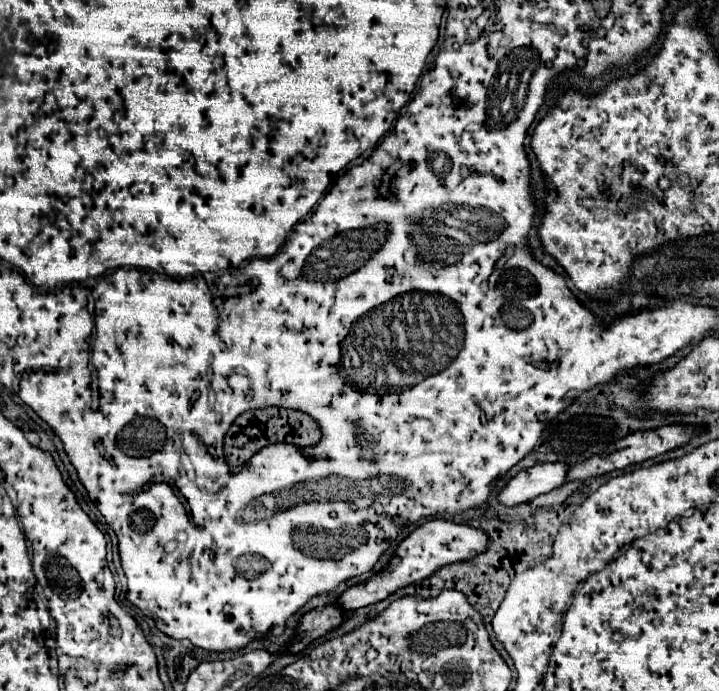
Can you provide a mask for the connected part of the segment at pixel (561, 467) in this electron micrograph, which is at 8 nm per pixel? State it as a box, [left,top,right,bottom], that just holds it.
[498,463,568,507]

